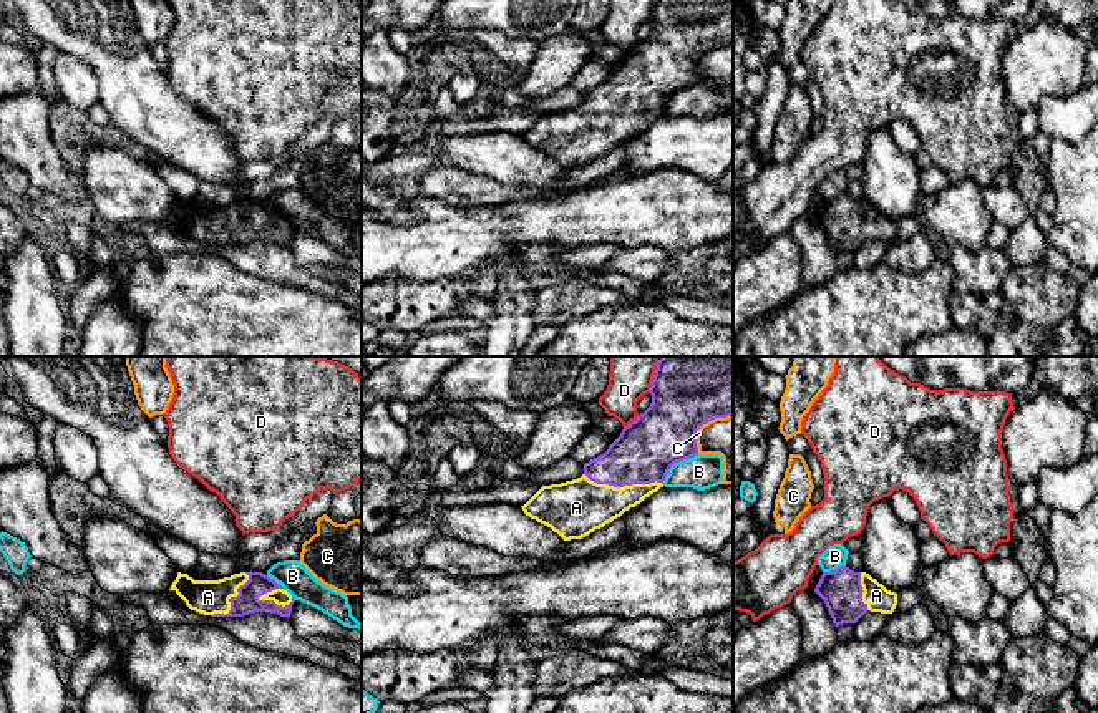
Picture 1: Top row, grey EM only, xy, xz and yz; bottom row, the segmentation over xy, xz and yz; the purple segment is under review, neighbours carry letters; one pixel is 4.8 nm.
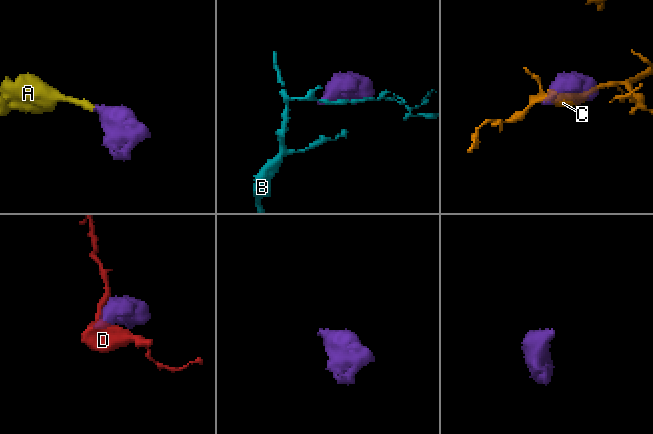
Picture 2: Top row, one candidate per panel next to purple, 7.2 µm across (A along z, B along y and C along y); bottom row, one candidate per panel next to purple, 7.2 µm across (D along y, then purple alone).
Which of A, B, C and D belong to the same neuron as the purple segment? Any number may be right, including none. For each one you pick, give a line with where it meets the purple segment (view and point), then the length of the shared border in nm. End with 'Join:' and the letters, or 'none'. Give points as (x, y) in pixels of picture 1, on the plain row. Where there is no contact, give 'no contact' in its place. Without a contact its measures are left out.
A: xz (624, 113) | 380 nm
Join: A

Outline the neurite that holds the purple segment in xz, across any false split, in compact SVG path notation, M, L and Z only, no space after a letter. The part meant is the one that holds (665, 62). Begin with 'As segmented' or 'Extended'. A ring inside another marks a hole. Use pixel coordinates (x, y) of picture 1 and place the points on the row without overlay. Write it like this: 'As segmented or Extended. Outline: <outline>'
Extended. Outline: M655 0L649 22L650 35L622 58L604 83L584 93L581 106L542 114L521 134L524 143L564 169L582 167L663 116L675 91L698 85L697 60L715 46L733 43L733 0Z

